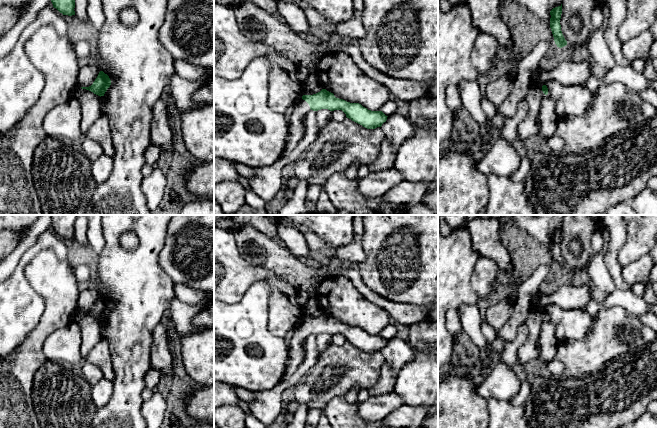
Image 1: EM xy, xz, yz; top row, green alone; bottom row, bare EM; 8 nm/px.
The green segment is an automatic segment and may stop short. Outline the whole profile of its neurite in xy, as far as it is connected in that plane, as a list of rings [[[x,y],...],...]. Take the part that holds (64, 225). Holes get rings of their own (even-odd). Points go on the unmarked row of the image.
[[[51,215],[51,226],[63,239],[75,239],[75,221],[78,215]]]

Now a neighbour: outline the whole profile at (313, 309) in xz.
[[[313,294],[311,295],[308,303],[304,308],[306,310],[306,315],[303,317],[303,319],[313,319],[320,316],[323,313],[319,305],[318,299]]]

